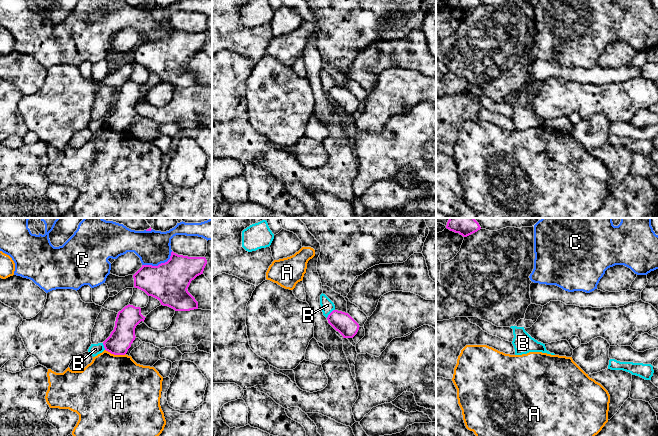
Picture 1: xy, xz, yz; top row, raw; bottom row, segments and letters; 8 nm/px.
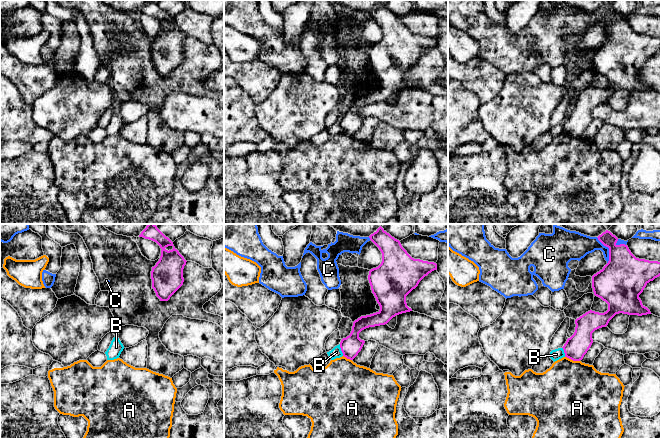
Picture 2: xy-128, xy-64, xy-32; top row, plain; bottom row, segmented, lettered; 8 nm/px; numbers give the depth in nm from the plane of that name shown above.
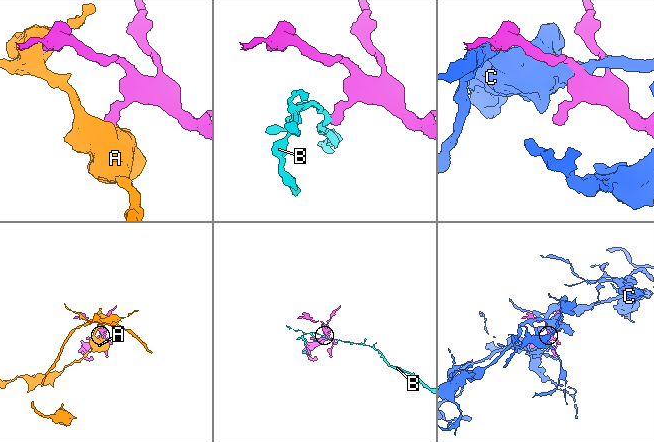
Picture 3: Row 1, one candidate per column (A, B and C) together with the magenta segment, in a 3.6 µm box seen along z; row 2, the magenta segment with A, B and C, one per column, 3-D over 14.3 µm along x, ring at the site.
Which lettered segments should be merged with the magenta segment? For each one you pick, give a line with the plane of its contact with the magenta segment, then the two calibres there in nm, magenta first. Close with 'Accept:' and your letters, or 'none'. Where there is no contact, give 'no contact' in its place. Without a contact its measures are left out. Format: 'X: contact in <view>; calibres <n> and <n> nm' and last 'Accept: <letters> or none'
Accept: none

